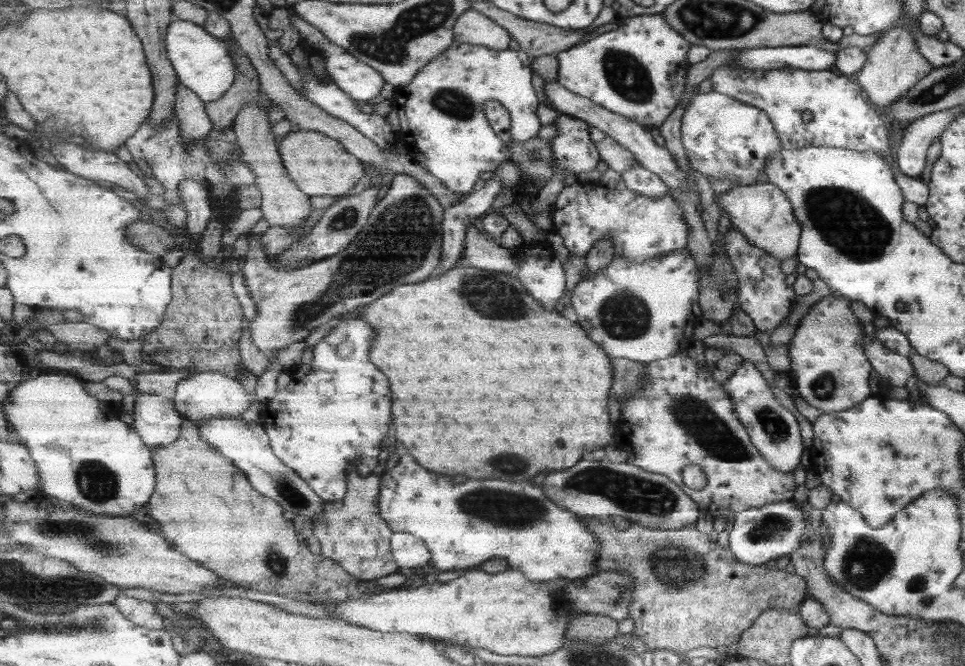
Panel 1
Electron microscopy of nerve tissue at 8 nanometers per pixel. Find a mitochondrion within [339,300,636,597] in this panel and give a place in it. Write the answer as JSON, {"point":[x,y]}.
{"point":[503,505]}

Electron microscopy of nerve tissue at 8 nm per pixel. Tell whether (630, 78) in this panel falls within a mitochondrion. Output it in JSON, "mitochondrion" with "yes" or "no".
{"mitochondrion":"yes"}

